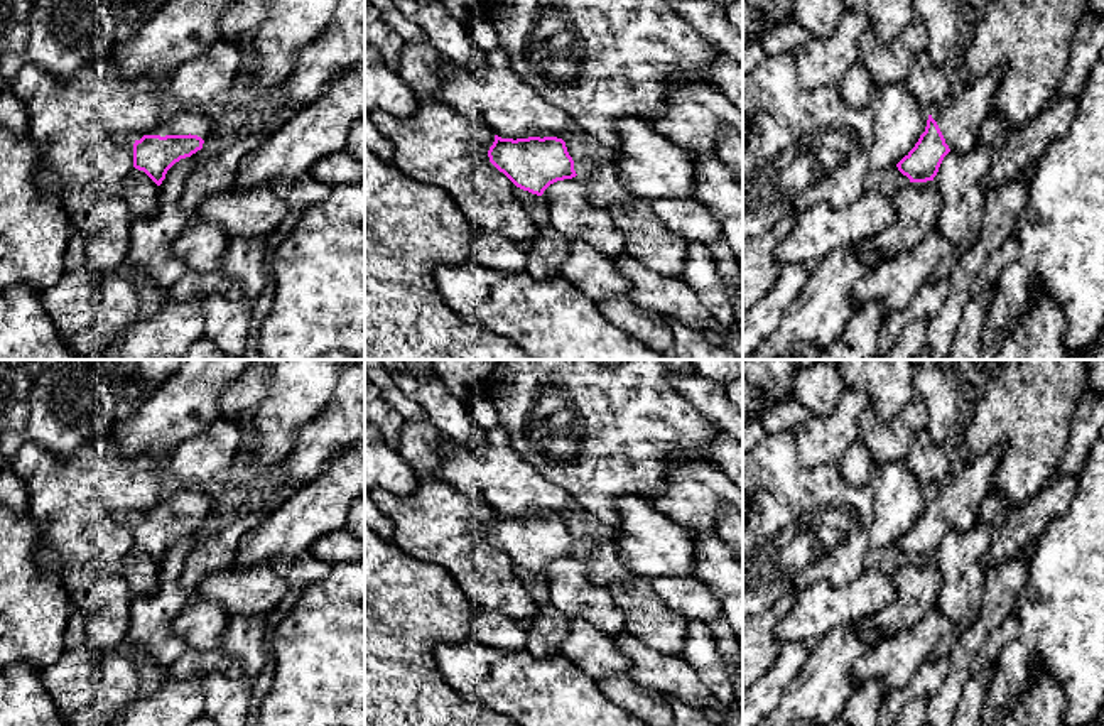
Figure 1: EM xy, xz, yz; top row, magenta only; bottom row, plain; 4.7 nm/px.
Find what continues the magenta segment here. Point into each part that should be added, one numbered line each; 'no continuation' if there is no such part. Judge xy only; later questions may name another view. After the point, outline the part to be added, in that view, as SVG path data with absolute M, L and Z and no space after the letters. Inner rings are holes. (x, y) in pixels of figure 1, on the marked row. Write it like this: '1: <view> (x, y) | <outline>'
1: xy (179, 120) | M167 106L164 120L147 135L198 135L203 140L211 132L211 120L201 106Z

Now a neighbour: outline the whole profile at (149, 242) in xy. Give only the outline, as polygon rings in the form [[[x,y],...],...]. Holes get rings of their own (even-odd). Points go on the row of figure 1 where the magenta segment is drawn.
[[[201,149],[191,157],[176,162],[159,186],[159,211],[152,218],[133,219],[130,228],[127,258],[162,292],[169,292],[187,272],[186,265],[172,255],[170,245],[196,219],[196,209],[186,209],[182,206],[182,191],[186,179],[206,159],[208,154]]]

